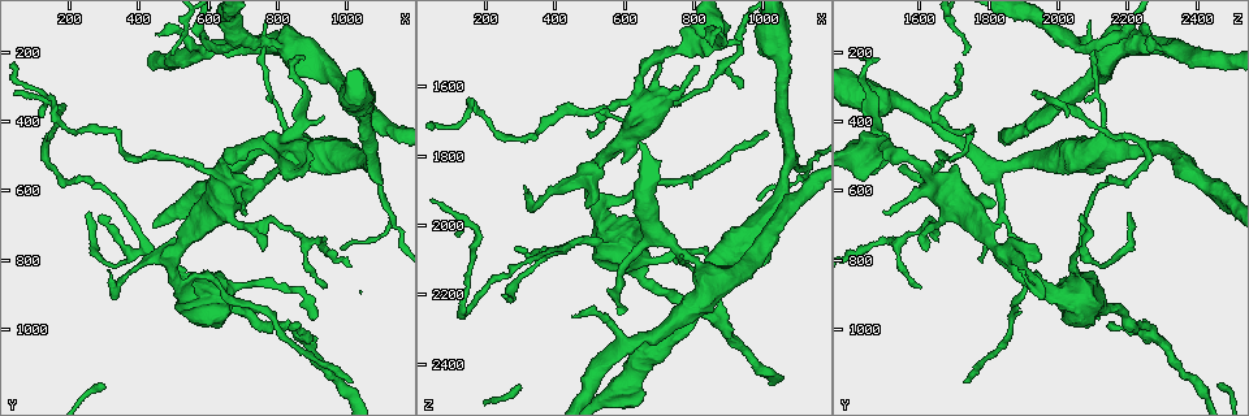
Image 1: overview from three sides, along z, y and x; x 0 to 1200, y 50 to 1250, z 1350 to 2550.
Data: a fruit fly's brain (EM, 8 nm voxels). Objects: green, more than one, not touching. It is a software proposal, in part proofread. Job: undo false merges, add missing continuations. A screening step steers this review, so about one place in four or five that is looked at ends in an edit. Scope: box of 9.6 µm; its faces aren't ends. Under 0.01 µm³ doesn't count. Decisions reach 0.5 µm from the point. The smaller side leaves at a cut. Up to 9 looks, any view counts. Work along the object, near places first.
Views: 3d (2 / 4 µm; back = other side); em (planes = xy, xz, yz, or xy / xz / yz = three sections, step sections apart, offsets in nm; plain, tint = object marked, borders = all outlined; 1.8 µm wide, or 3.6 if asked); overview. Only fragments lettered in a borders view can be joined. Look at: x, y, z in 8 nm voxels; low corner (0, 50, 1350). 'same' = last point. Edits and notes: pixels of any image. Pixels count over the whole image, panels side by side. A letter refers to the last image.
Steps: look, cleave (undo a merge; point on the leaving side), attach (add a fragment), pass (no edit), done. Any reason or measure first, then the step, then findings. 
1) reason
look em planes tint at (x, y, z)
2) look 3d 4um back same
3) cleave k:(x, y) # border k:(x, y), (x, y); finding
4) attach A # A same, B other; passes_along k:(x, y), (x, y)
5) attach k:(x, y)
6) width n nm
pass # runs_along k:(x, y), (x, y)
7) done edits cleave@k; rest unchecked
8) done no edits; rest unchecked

an open end
look em planes plain at (450, 150, 2270)

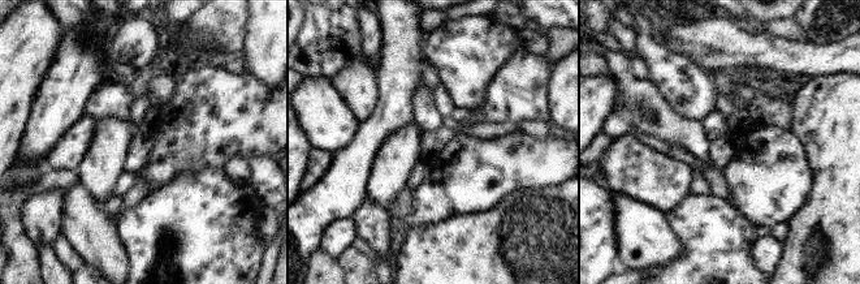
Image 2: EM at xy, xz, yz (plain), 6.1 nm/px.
see the neighbours
look em planes borders same

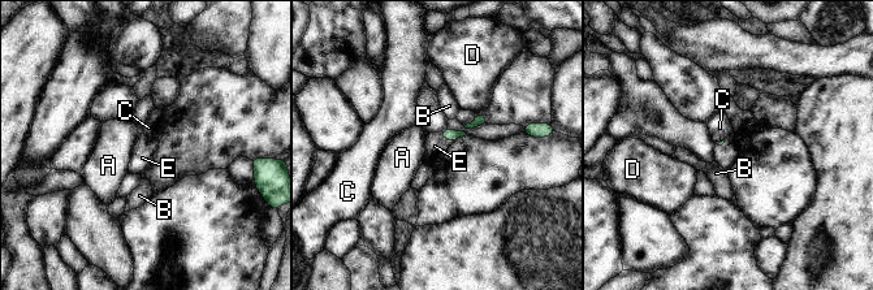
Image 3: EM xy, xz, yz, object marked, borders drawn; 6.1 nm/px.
attach 3:(435, 146) # A other, B other, C other, D other, E same; it goes on there

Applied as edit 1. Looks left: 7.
abrupt turn
look em planes borders at (750, 170, 2060)

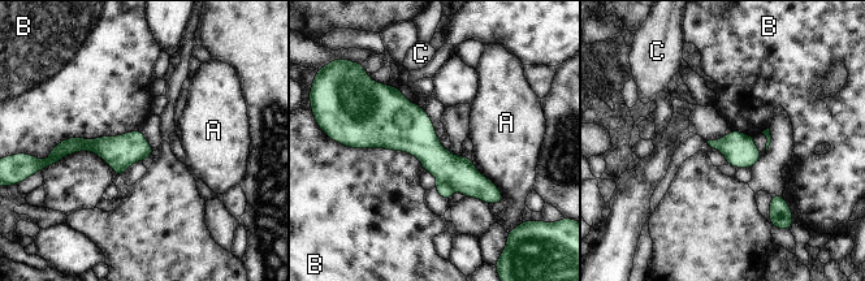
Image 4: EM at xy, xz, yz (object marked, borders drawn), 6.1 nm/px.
cleave 4:(458, 172) # A other, B other, C other; part_leaving 4:(357, 139), (416, 138), (496, 193); two cells meet here

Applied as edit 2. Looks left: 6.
redraw
look overview

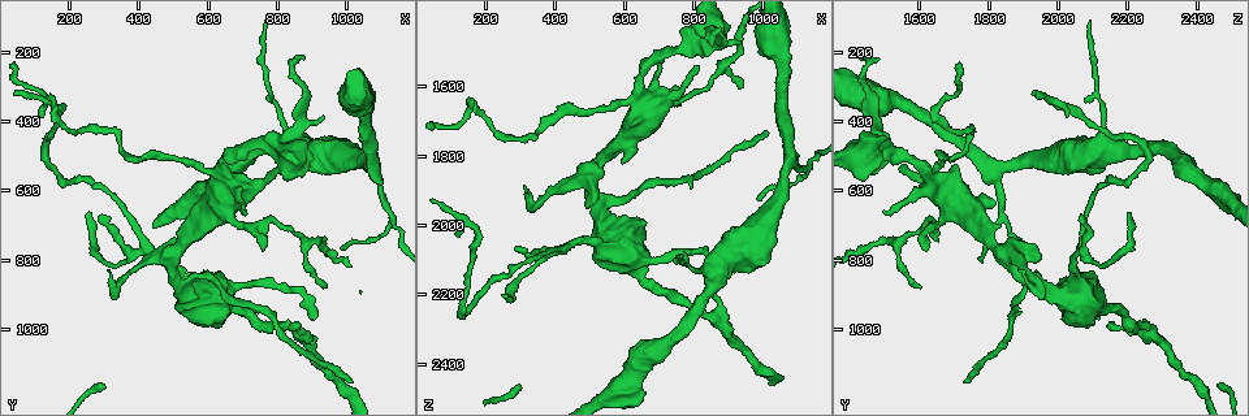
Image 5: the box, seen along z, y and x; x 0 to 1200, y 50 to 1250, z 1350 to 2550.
two arms at a narrow angle
look em 3.6um planes tint at (440, 760, 2060)

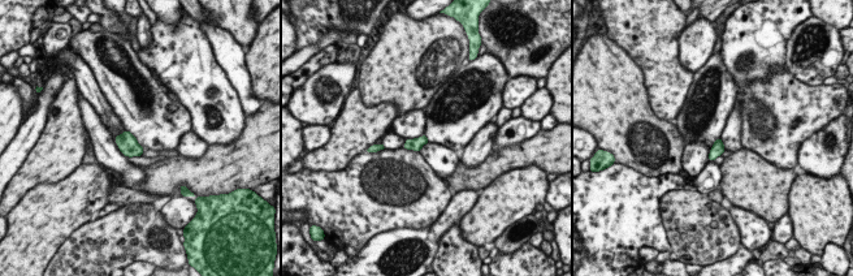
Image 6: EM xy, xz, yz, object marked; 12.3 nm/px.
what lies round it
look em 3.6um planes borders same

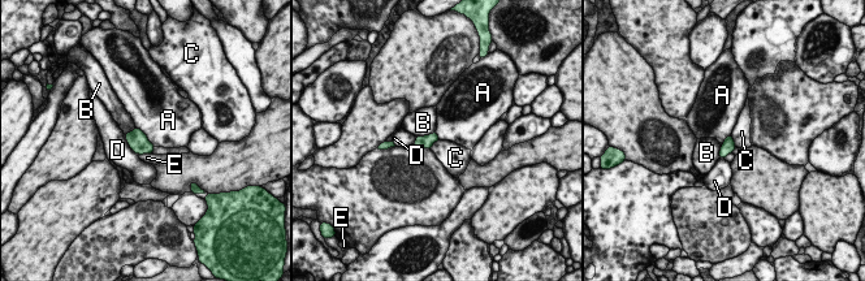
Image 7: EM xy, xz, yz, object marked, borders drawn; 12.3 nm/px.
width 160 nm
pass # A other, B other, C other, D other, E other; border 7:(135, 126), (155, 146); all the same cell

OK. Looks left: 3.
look em planes borders at (870, 750, 1550)

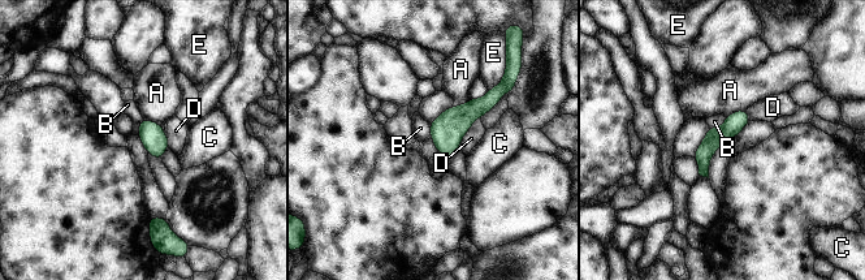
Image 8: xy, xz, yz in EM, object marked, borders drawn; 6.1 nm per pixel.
width 120 nm; longest_contact D 240 nm
pass # A other, B other, C other, D other, E other; one cell here

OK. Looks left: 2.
done edits attach@3, cleave@4; rest unchecked

